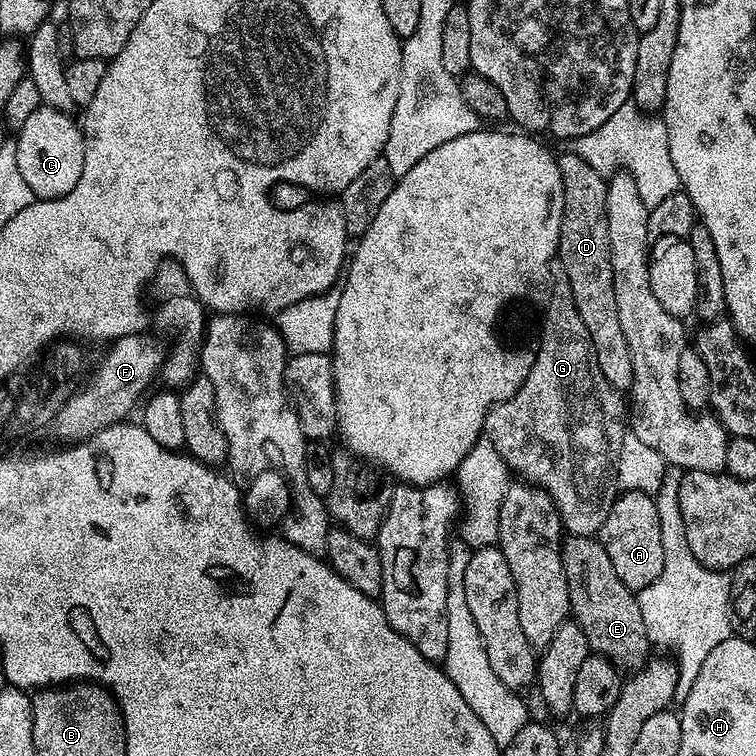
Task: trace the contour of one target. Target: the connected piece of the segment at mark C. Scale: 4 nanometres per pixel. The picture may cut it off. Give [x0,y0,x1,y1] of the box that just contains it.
[14,106,84,200]

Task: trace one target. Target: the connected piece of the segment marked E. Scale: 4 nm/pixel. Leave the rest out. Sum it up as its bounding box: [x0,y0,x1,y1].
[562,536,650,674]

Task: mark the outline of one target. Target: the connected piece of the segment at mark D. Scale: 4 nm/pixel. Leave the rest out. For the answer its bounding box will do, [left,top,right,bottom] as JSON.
[556,151,634,394]

